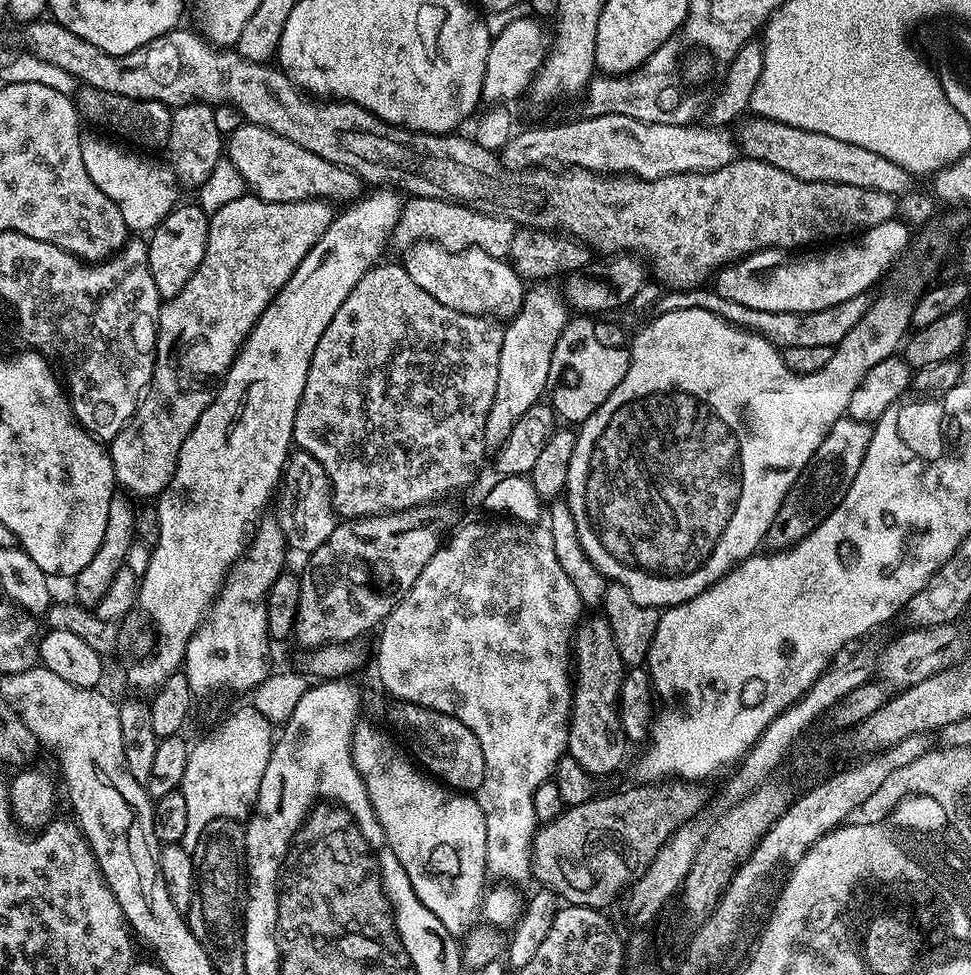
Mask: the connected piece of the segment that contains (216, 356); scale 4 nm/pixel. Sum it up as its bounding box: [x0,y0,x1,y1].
[110,194,333,498]

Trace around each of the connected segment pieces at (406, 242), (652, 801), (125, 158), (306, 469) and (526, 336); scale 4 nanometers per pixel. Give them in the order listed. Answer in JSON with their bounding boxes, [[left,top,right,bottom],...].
[[391,196,517,258],[531,782,706,909],[80,134,178,233],[274,450,338,554],[484,282,570,450]]

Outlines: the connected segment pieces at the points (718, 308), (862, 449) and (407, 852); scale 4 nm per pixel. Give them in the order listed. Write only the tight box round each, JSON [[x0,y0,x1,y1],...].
[[699,290,872,350],[766,418,873,550],[352,722,488,937]]

